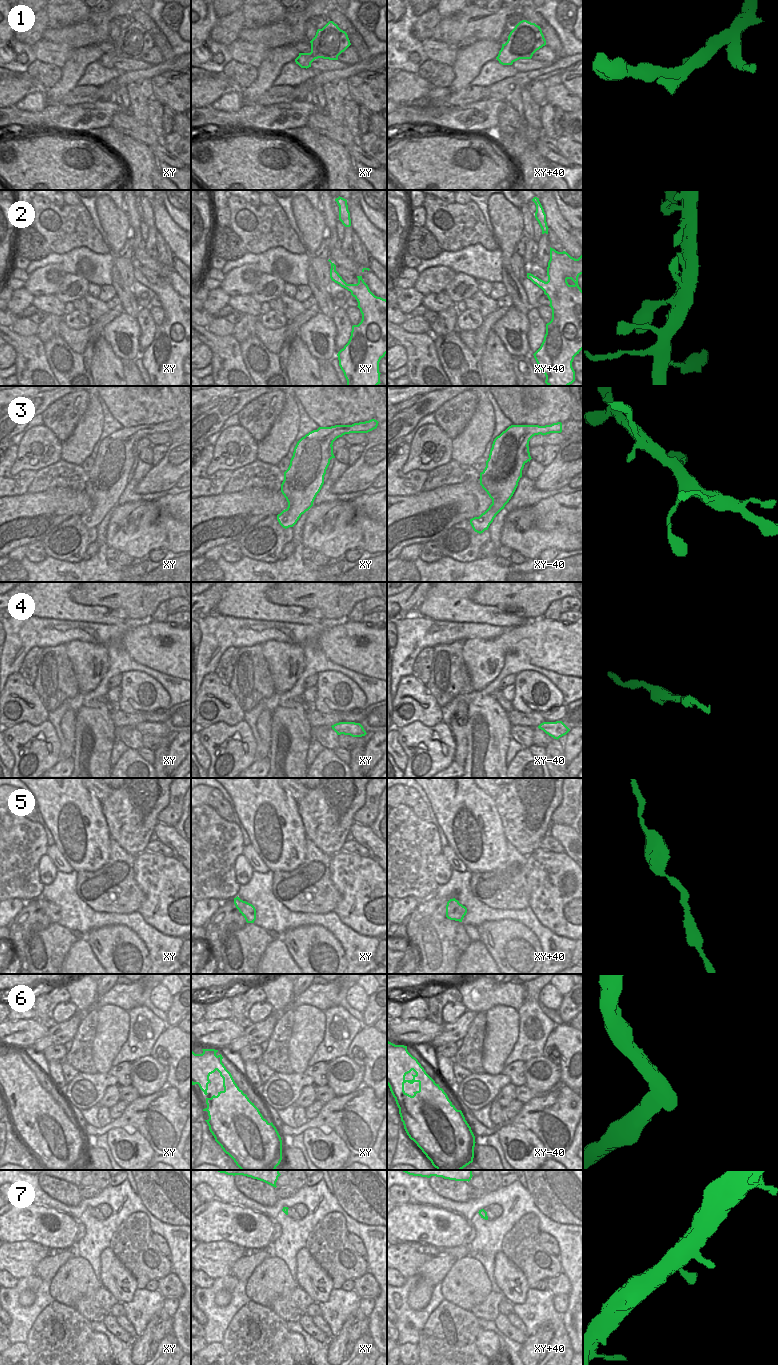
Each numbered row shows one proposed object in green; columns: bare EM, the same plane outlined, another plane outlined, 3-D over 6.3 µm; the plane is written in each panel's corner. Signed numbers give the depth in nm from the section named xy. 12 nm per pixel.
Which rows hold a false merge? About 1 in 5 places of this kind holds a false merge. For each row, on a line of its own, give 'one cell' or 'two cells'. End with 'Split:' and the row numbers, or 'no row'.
1: one cell
2: one cell
3: one cell
4: one cell
5: one cell
6: two cells
7: one cell
Split: 6

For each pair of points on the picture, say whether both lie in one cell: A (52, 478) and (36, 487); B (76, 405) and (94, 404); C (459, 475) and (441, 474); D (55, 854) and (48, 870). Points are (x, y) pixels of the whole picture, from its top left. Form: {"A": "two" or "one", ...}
{"A": "one", "B": "two", "C": "one", "D": "two"}

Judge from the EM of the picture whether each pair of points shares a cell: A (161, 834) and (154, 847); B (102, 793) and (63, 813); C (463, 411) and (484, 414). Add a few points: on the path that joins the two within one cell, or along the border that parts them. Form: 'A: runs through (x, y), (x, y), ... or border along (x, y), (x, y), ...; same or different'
A: border along (156, 839), (165, 844), (174, 856); different
B: border along (86, 788), (101, 801); different
C: border along (477, 396), (476, 409), (467, 425), (460, 432); different

